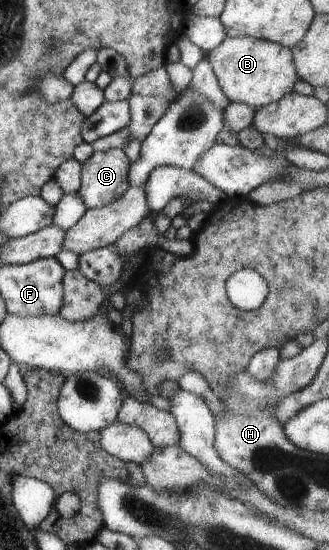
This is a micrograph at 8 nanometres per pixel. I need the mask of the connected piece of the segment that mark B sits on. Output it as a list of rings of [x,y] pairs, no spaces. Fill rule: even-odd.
[[[225,37],[218,46],[215,46],[215,49],[205,53],[205,58],[214,73],[221,93],[227,98],[227,101],[245,104],[253,110],[280,100],[285,94],[292,91],[295,80],[298,80],[289,48],[251,37]]]

